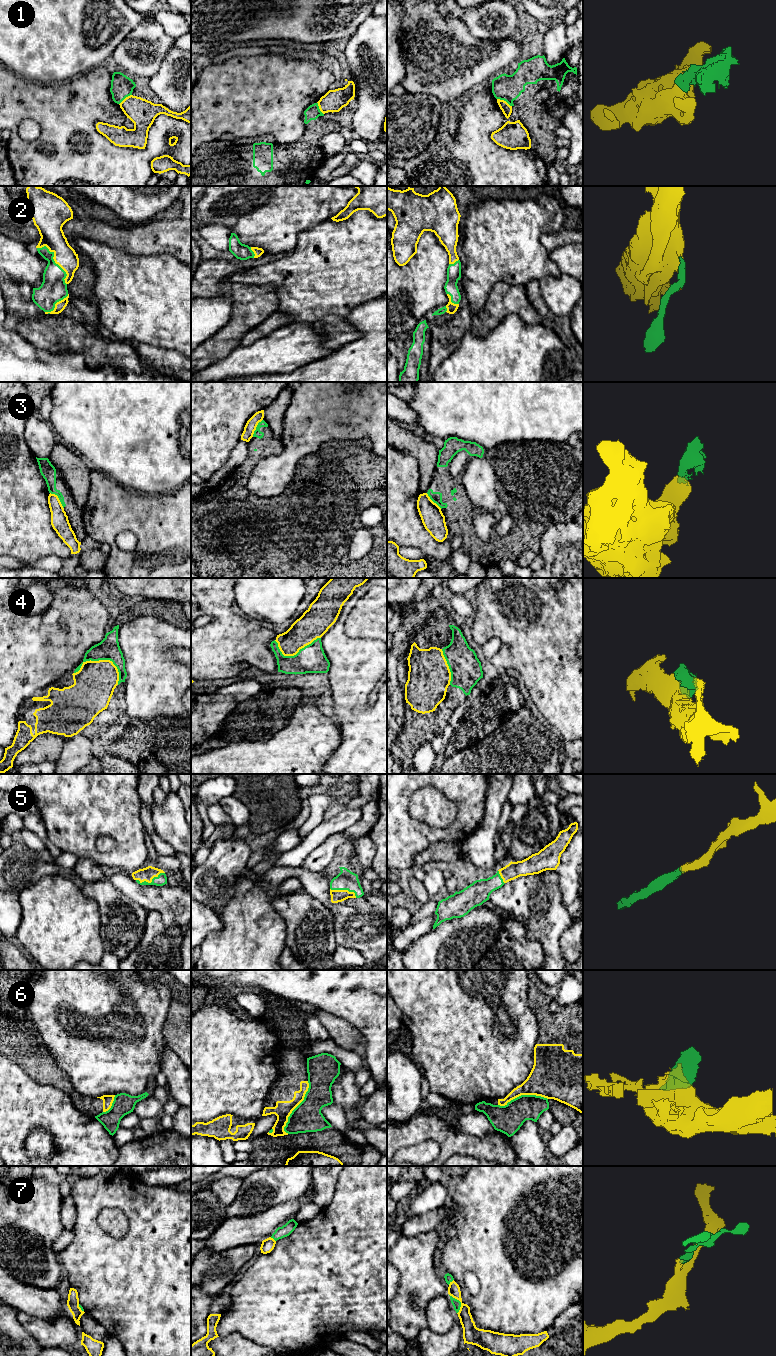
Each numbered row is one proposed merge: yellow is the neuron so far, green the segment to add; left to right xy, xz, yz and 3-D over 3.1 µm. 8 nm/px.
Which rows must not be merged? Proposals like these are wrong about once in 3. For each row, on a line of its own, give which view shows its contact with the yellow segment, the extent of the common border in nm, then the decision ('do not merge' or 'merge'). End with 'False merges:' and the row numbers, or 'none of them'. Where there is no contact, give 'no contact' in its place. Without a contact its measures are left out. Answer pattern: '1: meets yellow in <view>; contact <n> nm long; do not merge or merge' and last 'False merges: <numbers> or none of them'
1: meets yellow in yz; contact 140 nm long; do not merge
2: meets yellow in xy; contact 380 nm long; merge
3: meets yellow in xy; contact 170 nm long; do not merge
4: meets yellow in xy; contact 380 nm long; merge
5: meets yellow in xy; contact 240 nm long; merge
6: meets yellow in xz; contact 460 nm long; do not merge
7: meets yellow in yz; contact 170 nm long; merge
False merges: 1, 3, 6

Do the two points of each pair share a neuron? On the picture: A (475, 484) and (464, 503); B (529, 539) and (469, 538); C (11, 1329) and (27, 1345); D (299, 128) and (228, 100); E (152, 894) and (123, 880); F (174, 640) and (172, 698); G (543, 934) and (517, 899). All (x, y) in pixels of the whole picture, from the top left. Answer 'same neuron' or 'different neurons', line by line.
A: different neurons
B: same neuron
C: same neuron
D: same neuron
E: same neuron
F: same neuron
G: same neuron

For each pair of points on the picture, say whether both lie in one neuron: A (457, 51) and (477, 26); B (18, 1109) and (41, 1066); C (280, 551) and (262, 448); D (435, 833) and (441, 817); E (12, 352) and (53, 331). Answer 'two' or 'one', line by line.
A: two
B: two
C: one
D: two
E: two

